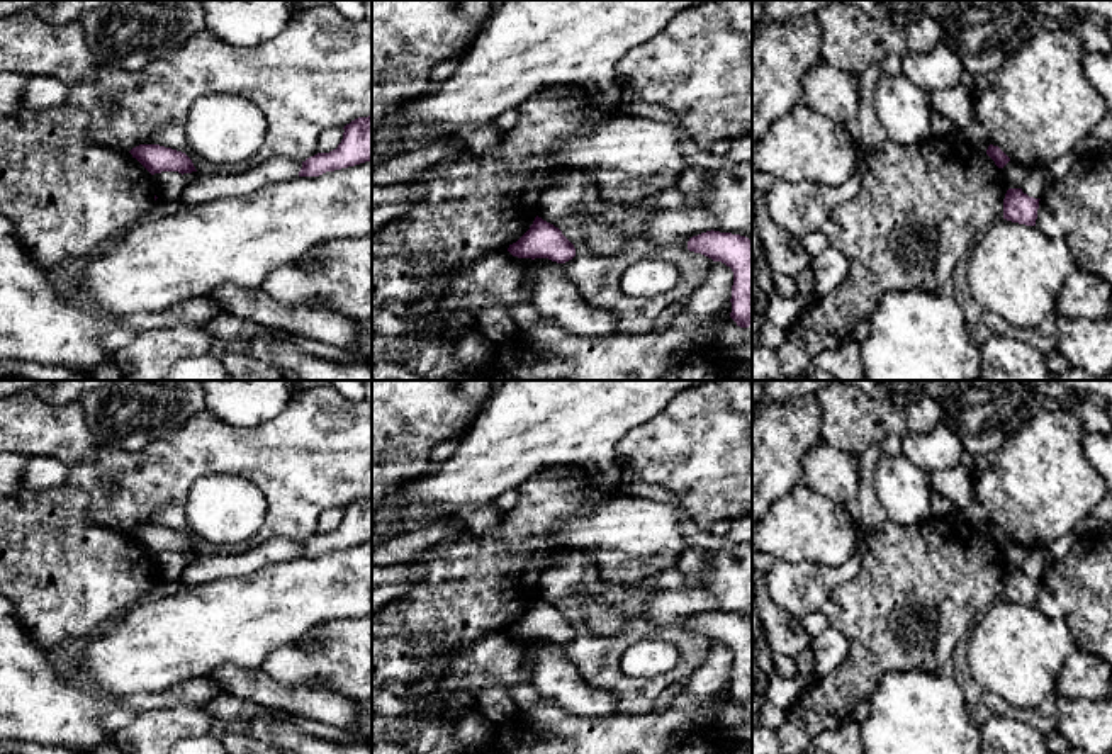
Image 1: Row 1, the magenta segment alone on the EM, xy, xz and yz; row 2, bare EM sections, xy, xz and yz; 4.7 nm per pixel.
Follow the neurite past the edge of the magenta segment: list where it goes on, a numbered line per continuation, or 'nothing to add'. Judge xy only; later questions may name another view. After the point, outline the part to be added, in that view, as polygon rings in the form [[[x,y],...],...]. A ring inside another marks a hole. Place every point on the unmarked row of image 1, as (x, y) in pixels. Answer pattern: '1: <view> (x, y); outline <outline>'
nothing to add

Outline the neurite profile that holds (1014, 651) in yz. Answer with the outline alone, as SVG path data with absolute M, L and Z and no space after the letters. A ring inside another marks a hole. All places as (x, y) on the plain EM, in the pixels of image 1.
M1003 598L968 637L973 679L1015 708L1036 708L1047 695L1056 695L1059 672L1075 650L1064 618Z

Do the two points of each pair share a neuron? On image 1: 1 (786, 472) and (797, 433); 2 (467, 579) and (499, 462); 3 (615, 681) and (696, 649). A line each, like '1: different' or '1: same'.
1: same
2: different
3: same

